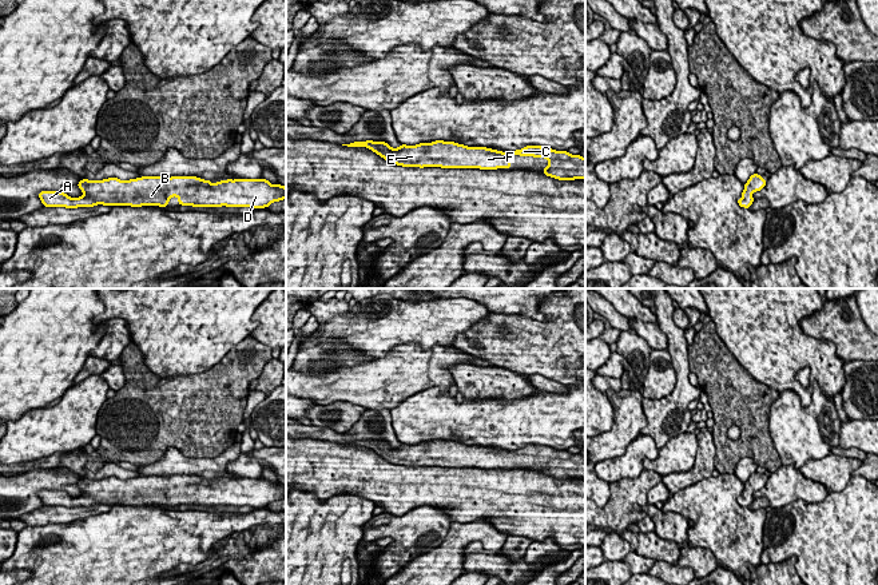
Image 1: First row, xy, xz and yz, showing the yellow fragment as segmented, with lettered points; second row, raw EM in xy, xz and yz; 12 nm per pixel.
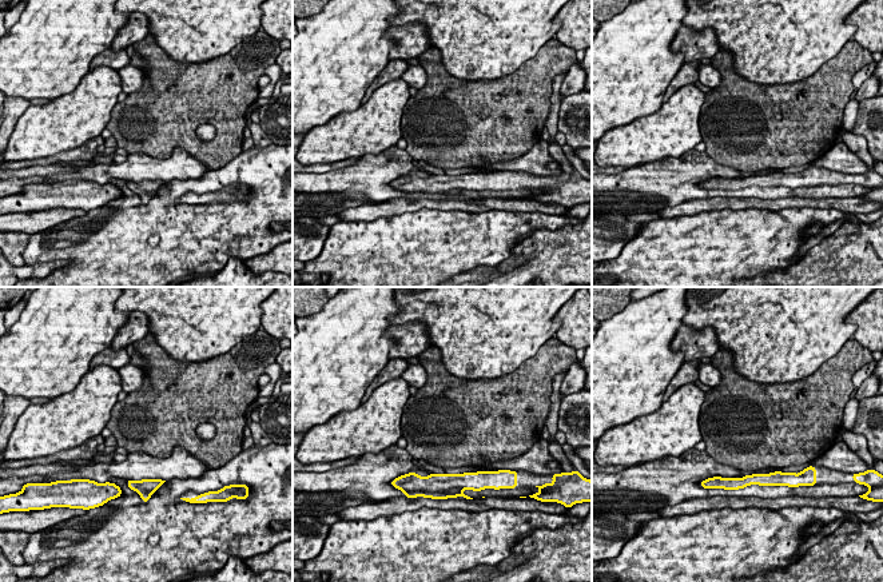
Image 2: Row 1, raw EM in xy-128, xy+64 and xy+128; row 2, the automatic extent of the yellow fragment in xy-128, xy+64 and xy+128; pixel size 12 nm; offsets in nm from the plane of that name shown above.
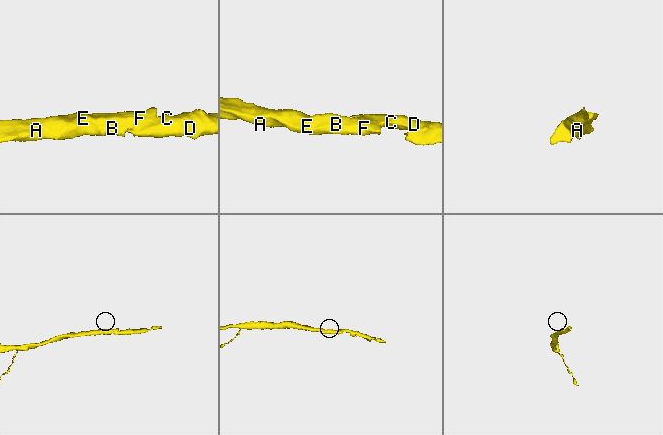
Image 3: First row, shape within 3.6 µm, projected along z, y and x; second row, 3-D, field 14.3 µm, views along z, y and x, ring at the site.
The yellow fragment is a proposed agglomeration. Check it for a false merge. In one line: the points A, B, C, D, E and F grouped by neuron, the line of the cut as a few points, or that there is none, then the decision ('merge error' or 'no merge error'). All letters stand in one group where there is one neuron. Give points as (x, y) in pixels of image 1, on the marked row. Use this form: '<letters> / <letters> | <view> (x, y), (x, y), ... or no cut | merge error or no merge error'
A B C D E F | no cut | no merge error

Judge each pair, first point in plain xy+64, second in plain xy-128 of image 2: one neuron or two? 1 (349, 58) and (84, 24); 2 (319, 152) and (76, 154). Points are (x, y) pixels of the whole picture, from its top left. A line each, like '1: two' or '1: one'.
1: one
2: two

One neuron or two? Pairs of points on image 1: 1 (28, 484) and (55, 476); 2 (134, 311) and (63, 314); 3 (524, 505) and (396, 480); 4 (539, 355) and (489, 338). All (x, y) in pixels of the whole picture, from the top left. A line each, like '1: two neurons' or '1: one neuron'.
1: one neuron
2: two neurons
3: one neuron
4: one neuron

